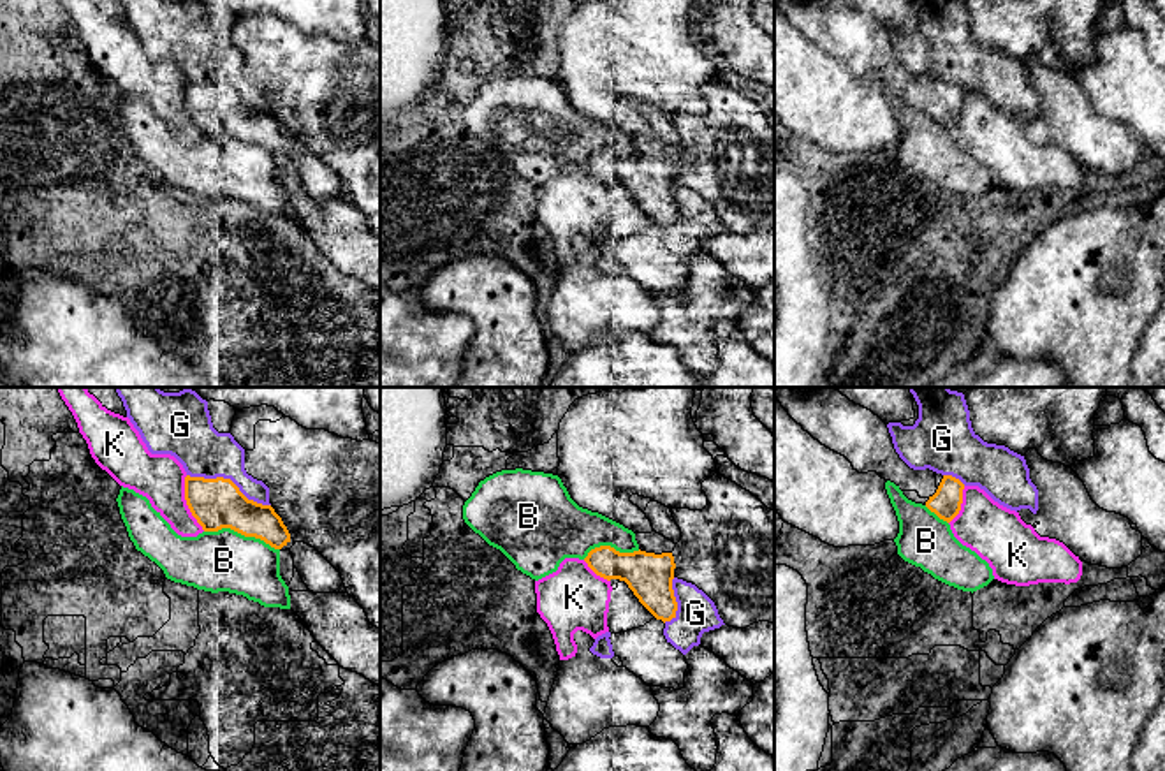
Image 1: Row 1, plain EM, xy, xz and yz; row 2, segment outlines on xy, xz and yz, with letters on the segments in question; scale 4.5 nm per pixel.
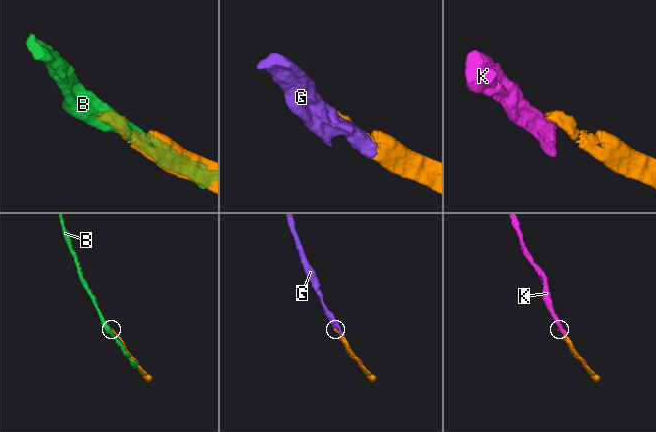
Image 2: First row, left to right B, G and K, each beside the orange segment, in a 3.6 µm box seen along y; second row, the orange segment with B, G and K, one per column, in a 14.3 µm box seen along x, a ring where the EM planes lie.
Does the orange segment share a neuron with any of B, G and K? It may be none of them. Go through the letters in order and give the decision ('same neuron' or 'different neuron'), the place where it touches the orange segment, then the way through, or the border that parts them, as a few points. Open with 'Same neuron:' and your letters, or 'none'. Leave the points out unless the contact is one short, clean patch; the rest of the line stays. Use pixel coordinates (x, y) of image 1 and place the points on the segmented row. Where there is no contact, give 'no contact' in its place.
Same neuron: none
B: different neuron; contact xy (241, 534)
G: different neuron; contact xy (229, 479)
K: different neuron; contact xy (187, 504)

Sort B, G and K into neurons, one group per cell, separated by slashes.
B / G / K

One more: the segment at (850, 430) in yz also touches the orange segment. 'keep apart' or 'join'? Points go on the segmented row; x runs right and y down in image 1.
join

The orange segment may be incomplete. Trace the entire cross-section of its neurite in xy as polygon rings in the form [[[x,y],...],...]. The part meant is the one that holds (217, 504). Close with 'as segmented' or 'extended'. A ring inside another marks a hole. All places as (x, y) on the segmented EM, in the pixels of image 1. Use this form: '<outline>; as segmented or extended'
[[[187,475],[185,500],[204,532],[231,528],[275,549],[290,542],[290,533],[275,509],[248,500],[231,479]]]; as segmented

